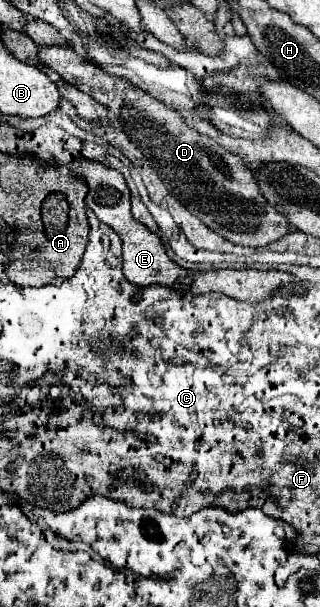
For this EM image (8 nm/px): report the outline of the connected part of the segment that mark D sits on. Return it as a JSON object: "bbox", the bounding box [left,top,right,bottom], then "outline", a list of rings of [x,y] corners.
{"bbox":[38,45,290,247],"outline":[[[42,45],[38,59],[54,69],[64,81],[106,105],[110,115],[124,123],[124,133],[152,163],[168,191],[220,237],[236,245],[264,247],[290,231],[290,223],[260,195],[250,167],[240,157],[220,147],[214,139],[192,129],[164,103],[136,89],[128,81],[106,73],[96,63],[84,59],[72,45]]]}

